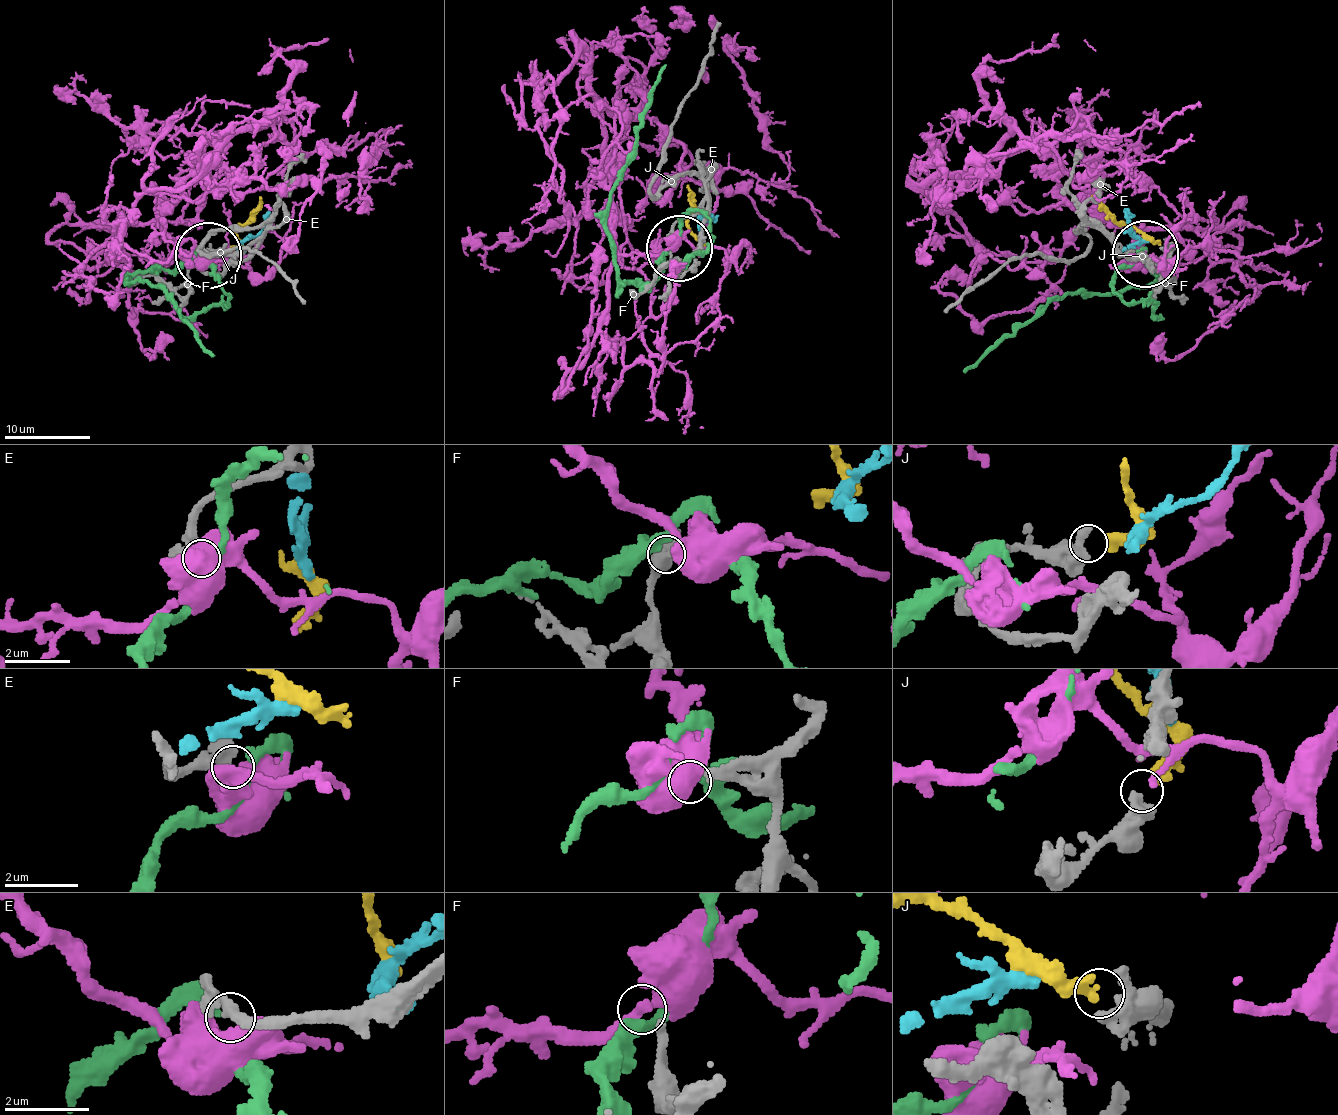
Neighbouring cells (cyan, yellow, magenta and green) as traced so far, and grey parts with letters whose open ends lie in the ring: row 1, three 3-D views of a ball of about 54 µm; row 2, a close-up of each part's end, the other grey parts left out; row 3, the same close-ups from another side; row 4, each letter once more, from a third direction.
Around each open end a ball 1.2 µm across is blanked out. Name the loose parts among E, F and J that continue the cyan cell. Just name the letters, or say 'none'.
none

